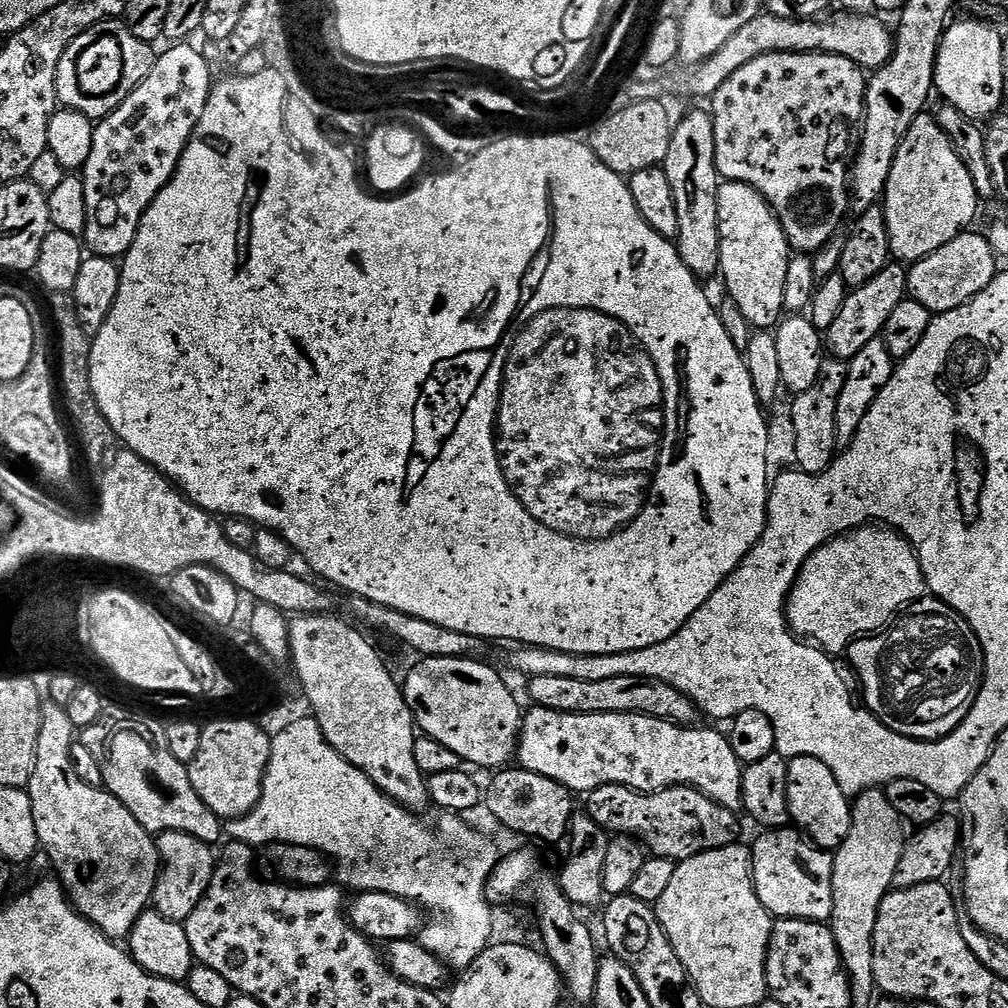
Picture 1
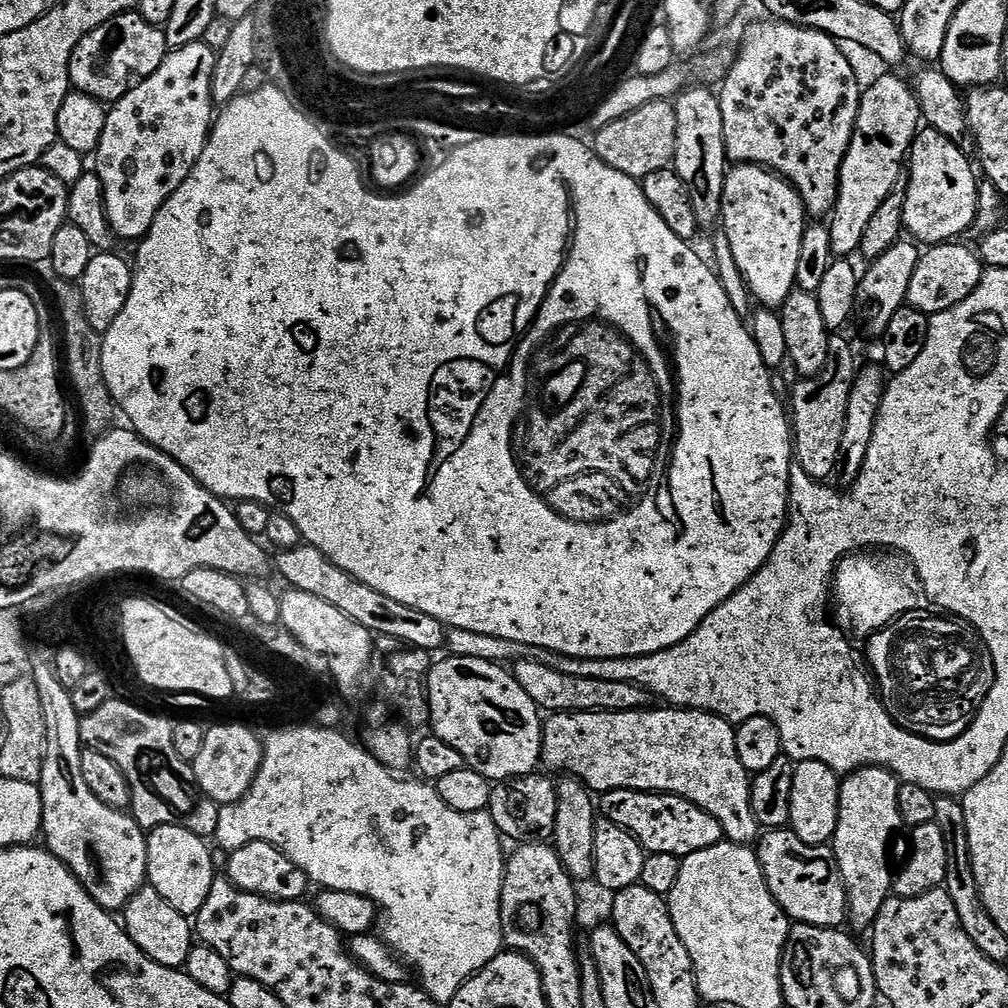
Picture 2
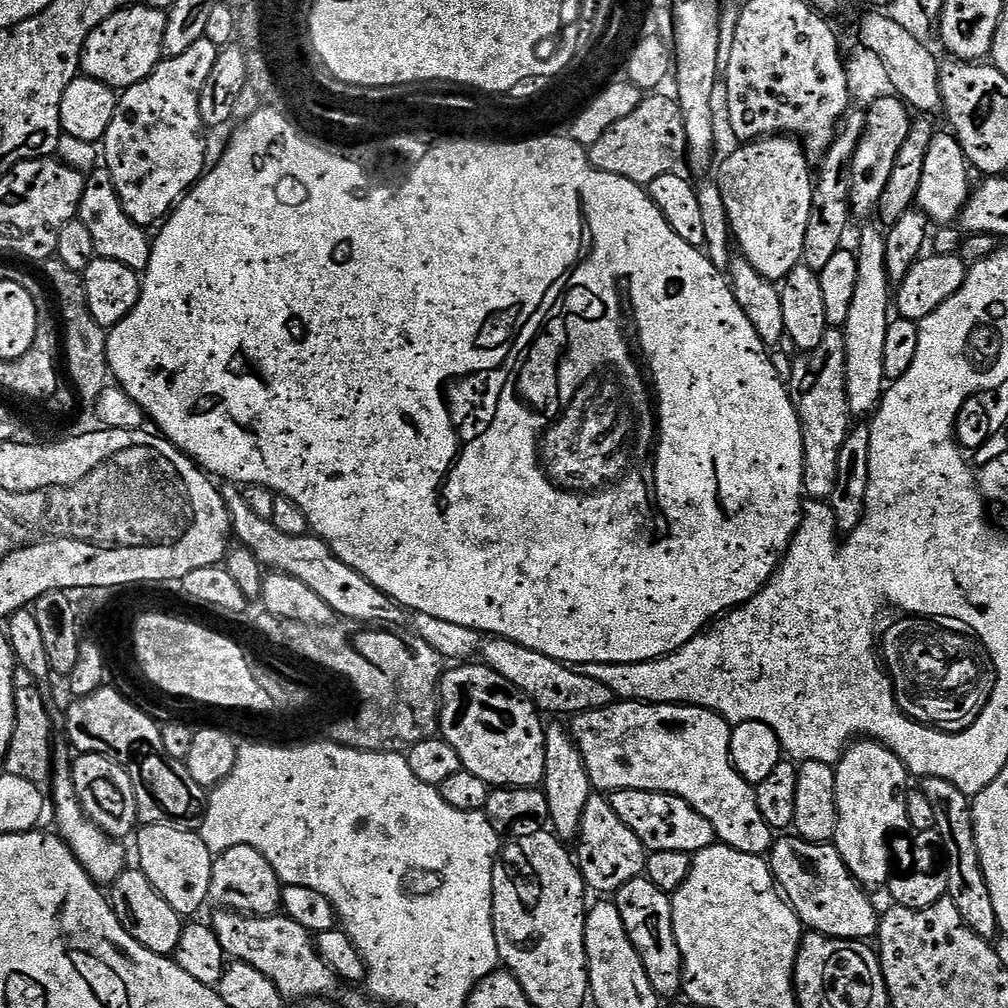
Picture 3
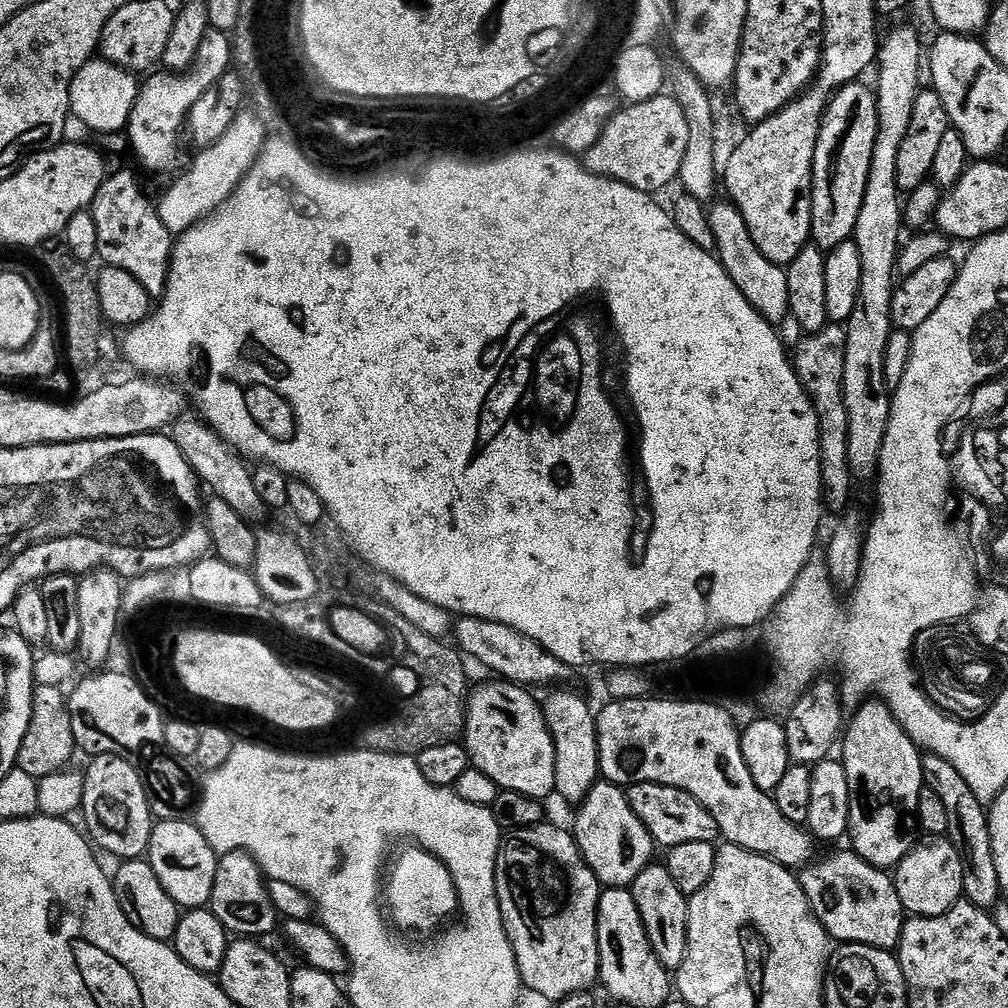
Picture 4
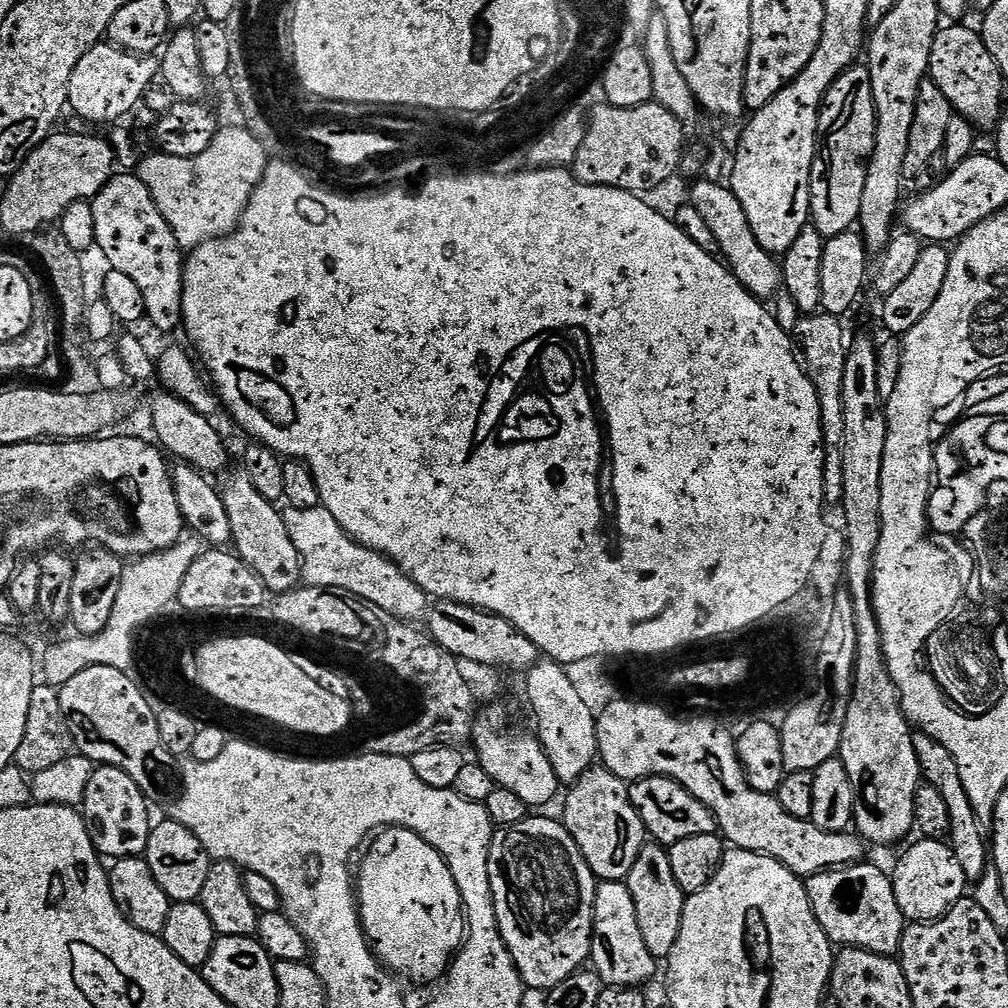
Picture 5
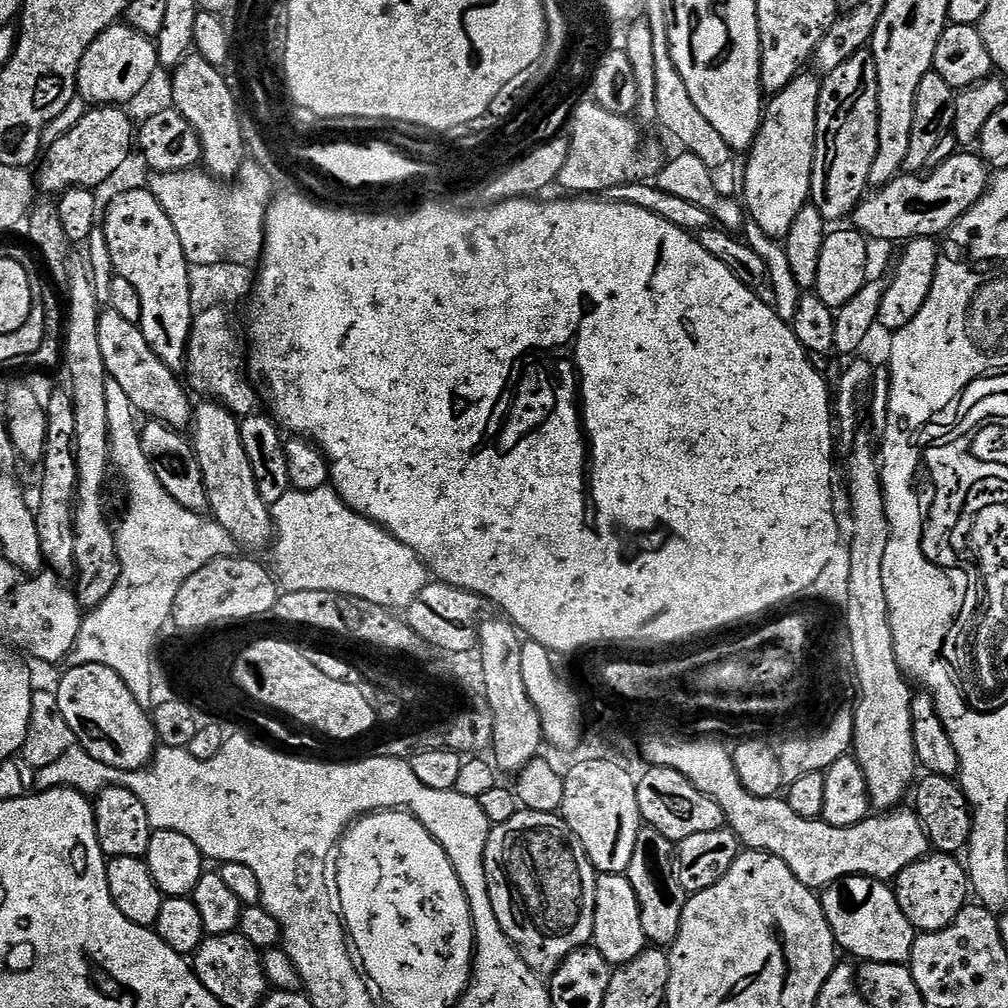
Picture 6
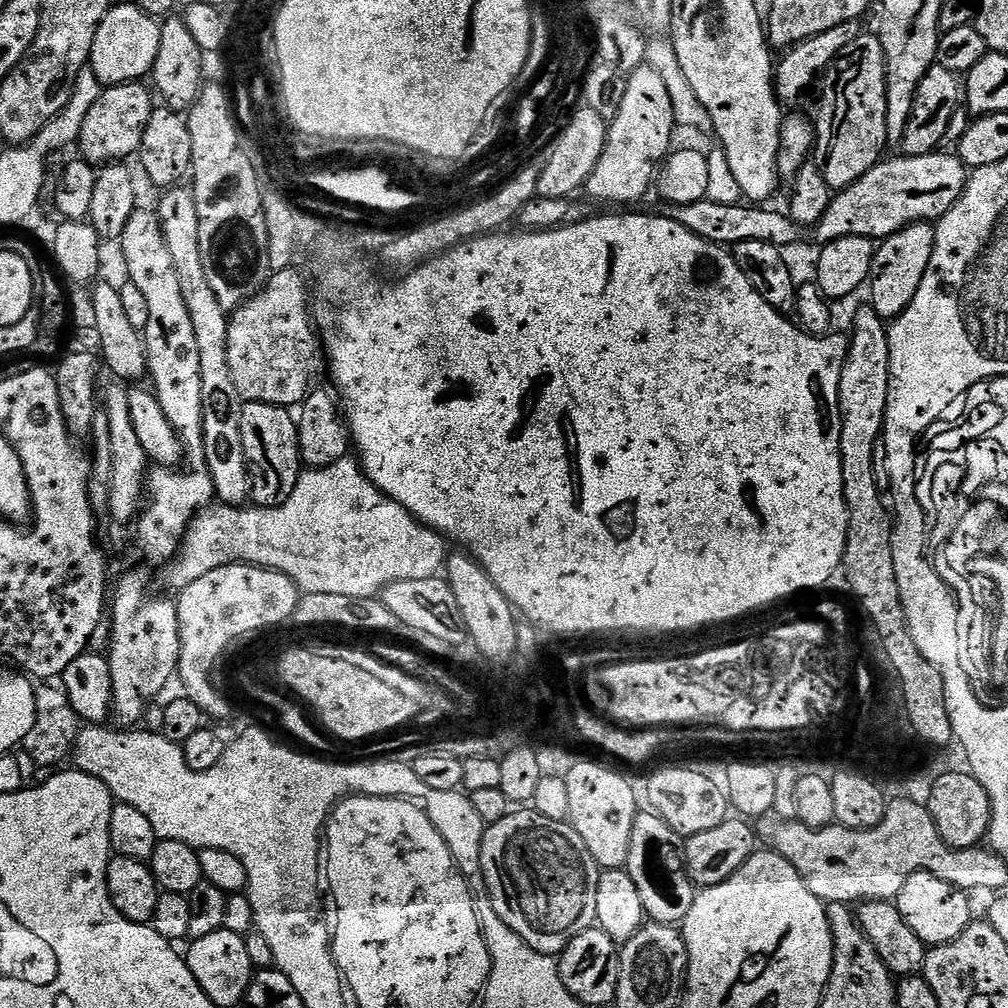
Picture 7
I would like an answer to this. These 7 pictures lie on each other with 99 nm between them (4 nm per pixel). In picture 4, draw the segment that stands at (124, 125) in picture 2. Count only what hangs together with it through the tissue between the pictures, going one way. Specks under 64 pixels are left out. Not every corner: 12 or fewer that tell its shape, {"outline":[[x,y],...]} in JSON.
{"outline":[[209,31],[190,67],[140,84],[126,137],[148,168],[180,160],[188,111],[233,67]]}

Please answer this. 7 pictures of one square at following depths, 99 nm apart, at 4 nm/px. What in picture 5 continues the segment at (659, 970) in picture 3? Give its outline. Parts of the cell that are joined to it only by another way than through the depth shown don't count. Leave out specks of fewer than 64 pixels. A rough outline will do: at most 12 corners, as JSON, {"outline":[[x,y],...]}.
{"outline":[[645,843],[626,883],[646,950],[668,957],[686,893],[668,848]]}

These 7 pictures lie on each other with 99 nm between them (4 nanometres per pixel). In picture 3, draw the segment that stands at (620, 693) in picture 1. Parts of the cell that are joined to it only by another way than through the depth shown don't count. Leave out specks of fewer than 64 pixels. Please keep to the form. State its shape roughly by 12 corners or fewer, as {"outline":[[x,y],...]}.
{"outline":[[513,640],[482,660],[544,714],[609,708],[606,682]]}

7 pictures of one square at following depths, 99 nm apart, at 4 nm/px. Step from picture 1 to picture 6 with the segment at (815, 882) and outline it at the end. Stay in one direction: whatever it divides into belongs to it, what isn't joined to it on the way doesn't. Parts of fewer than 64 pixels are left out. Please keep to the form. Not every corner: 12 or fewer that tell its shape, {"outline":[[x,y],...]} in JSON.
{"outline":[[848,876],[822,903],[860,962],[908,964],[917,931],[891,883]]}

